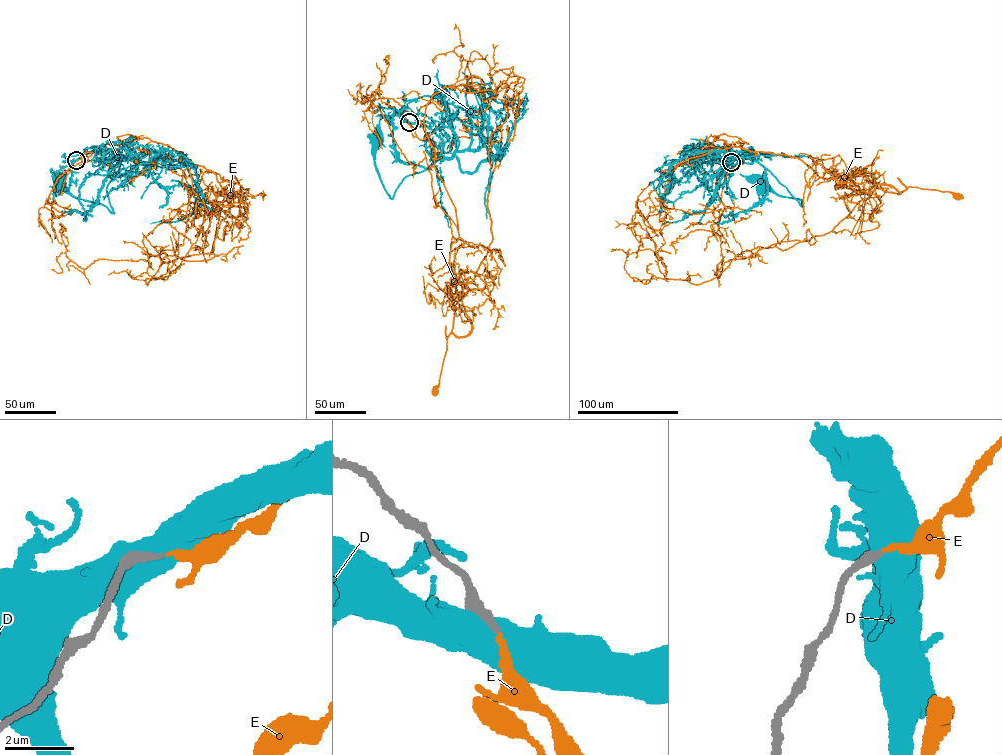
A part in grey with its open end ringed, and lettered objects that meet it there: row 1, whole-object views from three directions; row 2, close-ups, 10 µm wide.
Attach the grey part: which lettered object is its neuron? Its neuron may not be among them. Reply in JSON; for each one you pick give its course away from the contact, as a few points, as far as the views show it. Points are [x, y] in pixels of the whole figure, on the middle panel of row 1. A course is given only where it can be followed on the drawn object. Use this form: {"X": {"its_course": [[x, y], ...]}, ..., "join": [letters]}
{"E": {"its_course": [[409, 122], [439, 152], [456, 137], [482, 135], [495, 160], [492, 241], [455, 305], [435, 390]]}, "join": ["E"]}

